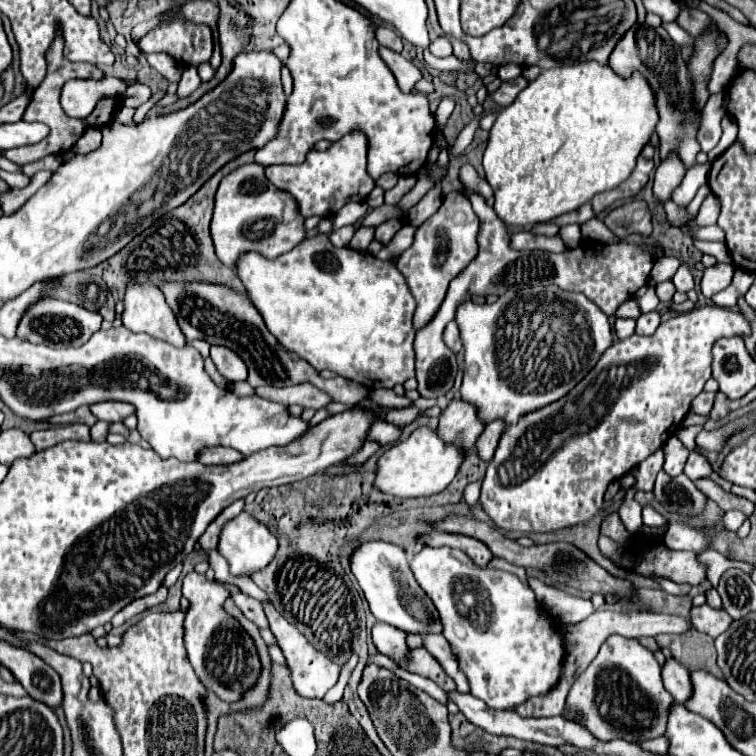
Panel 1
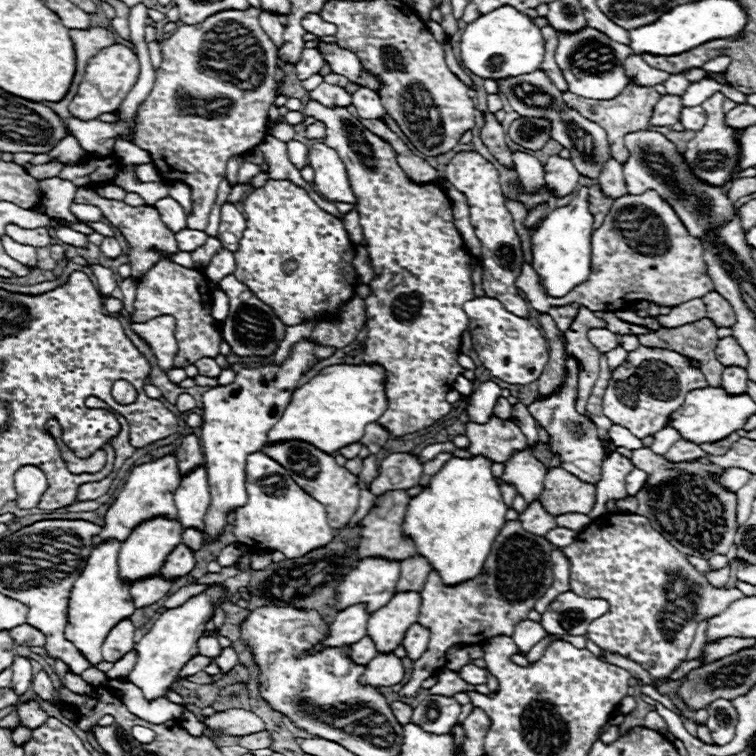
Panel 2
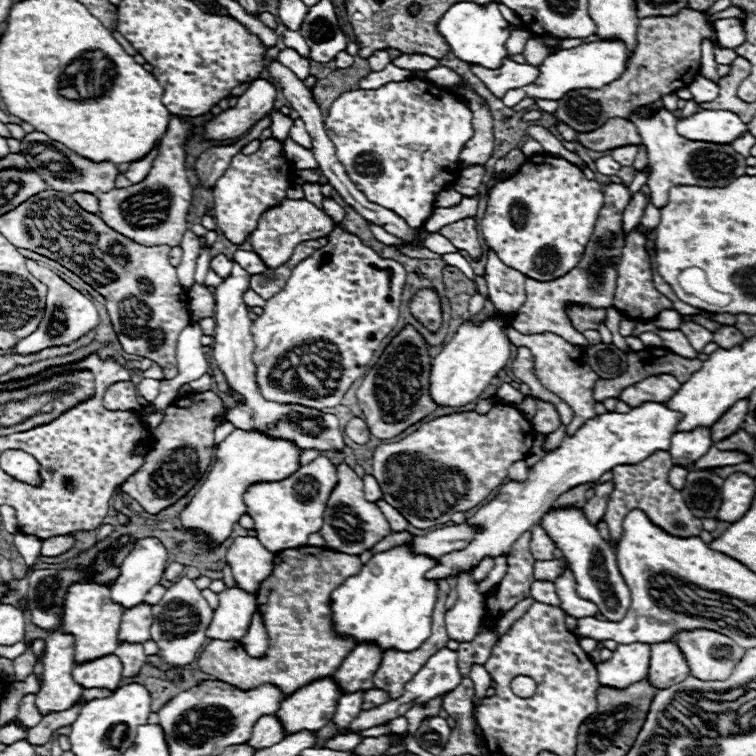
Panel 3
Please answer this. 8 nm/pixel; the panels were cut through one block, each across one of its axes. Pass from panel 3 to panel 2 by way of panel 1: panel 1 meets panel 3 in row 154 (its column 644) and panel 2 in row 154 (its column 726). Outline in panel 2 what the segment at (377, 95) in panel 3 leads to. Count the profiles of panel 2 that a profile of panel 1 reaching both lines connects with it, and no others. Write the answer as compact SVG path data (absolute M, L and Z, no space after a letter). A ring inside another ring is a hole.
M322 142L314 144L308 154L308 164L314 168L314 188L326 200L356 204L346 168L332 148Z

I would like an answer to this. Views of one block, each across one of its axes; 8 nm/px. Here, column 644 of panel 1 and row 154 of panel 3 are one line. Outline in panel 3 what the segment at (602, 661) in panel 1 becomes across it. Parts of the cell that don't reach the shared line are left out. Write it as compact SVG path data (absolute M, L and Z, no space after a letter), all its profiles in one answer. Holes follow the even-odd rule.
M658 112L650 120L640 120L634 118L632 114L628 116L636 128L640 130L642 144L638 146L638 156L634 160L634 168L642 170L646 164L650 164L652 174L648 178L648 188L650 188L650 202L656 208L664 208L668 202L668 192L672 186L728 186L736 178L740 178L746 170L746 160L732 148L732 146L722 146L722 144L712 144L712 142L692 142L682 138L676 132L676 118L672 112Z

